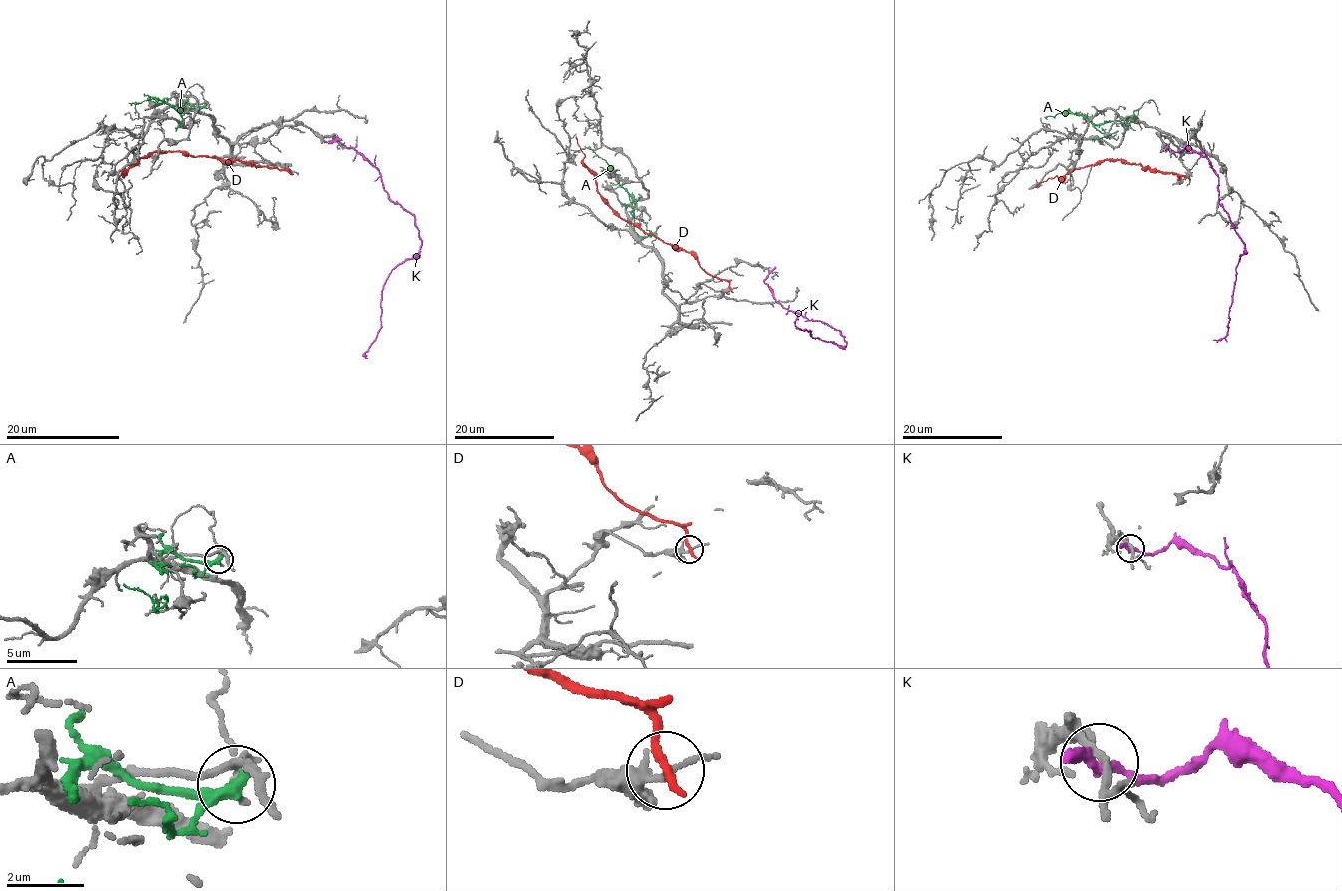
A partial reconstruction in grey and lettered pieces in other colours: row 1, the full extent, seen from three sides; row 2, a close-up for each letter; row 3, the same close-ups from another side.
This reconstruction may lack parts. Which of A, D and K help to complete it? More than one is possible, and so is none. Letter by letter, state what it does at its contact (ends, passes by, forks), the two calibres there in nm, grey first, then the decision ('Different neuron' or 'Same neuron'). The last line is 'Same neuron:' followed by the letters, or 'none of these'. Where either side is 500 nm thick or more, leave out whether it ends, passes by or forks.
A: It passes by. Thickness 130 nm (grey) against 320 nm. Different neuron
D: It ends there. Thickness 180 nm (grey) against 260 nm. Different neuron
K: It passes by. Thickness 200 nm (grey) against 240 nm. Different neuron
Same neuron: none of these

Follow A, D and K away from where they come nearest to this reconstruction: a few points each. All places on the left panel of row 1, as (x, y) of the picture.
A: (204, 106), (184, 103), (179, 111), (157, 98), (129, 103)
D: (290, 171), (179, 151), (153, 151), (122, 171), (115, 182)
K: (335, 140), (328, 141), (378, 171), (415, 219), (421, 244), (384, 285), (381, 329), (365, 356)

